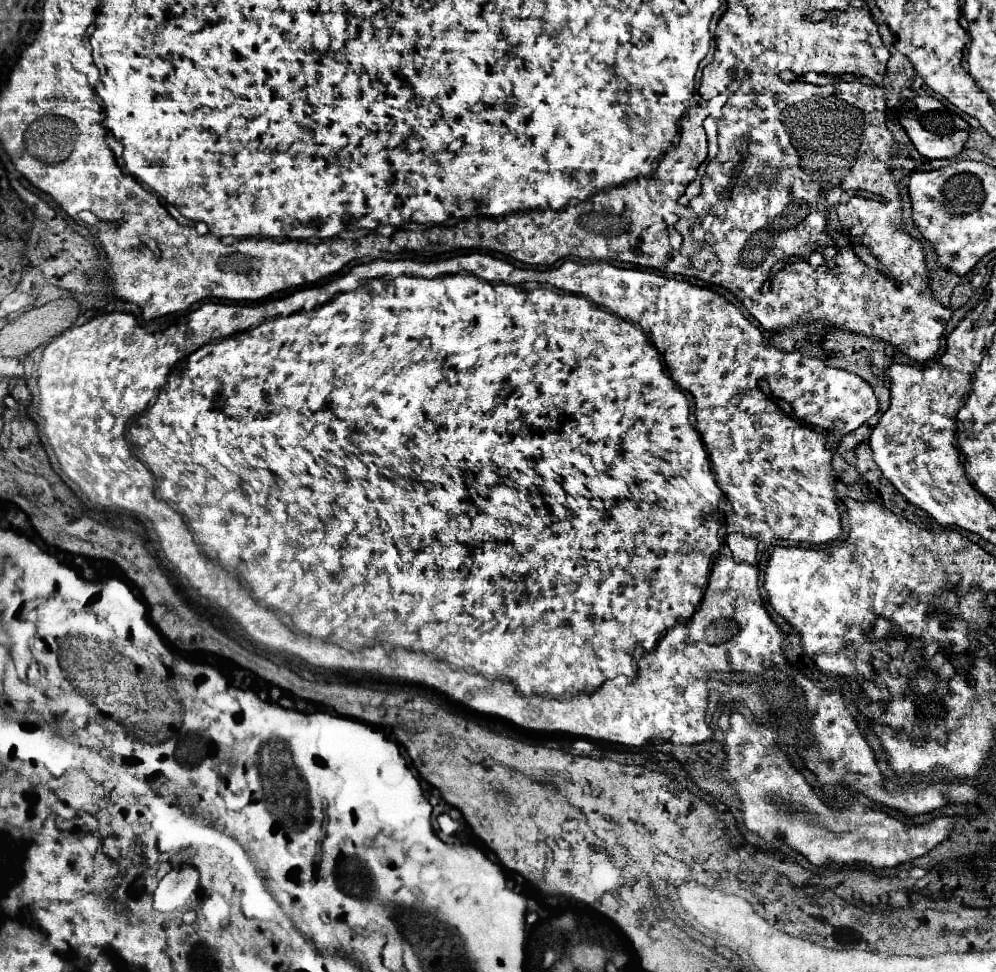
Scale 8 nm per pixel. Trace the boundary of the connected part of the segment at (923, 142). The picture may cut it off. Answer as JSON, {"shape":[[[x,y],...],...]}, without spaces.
{"shape":[[[916,96],[904,104],[900,110],[900,124],[910,136],[916,150],[926,158],[954,158],[964,150],[970,126],[960,114],[950,114],[950,110],[932,96]]]}

